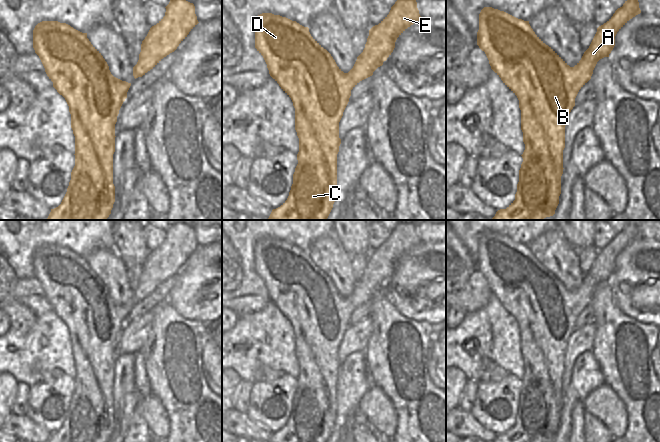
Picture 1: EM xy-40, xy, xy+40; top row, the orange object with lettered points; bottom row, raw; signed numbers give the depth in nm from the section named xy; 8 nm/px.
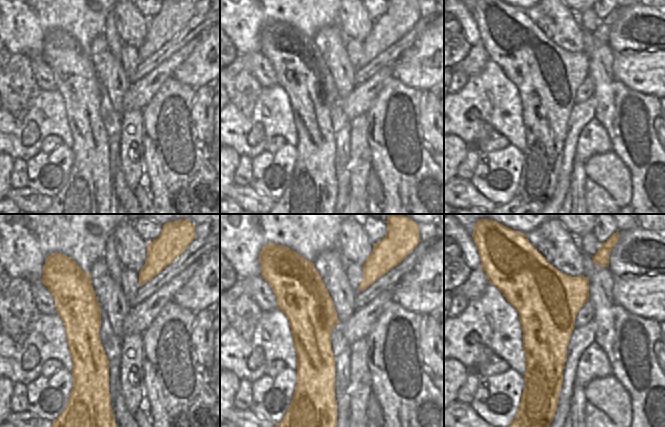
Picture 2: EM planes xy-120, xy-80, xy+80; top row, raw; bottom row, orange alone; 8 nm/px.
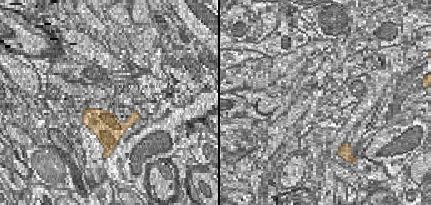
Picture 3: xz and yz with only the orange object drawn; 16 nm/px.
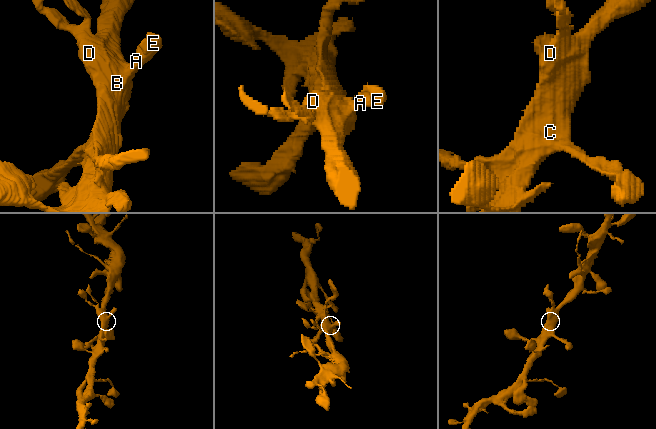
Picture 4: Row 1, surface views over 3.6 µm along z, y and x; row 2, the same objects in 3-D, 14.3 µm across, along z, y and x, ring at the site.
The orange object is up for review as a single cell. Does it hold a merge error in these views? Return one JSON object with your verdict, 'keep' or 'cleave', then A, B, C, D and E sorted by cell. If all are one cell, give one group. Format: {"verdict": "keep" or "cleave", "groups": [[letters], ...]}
{"verdict": "keep", "groups": [["A", "B", "C", "D", "E"]]}

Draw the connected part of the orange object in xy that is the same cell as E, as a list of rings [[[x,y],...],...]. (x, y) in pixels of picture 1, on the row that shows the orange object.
[[[397,0],[389,14],[369,30],[363,52],[353,68],[344,73],[331,54],[311,36],[308,27],[272,13],[257,16],[255,48],[263,56],[270,76],[293,102],[299,138],[298,164],[289,196],[280,207],[272,210],[267,220],[327,220],[337,194],[339,122],[351,90],[383,65],[393,52],[397,38],[420,19],[416,0]]]

